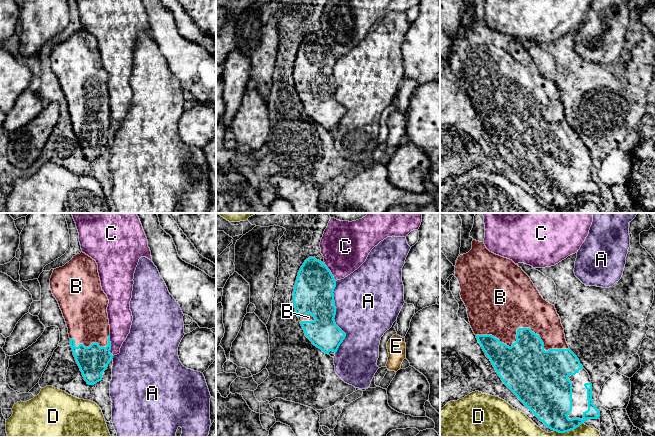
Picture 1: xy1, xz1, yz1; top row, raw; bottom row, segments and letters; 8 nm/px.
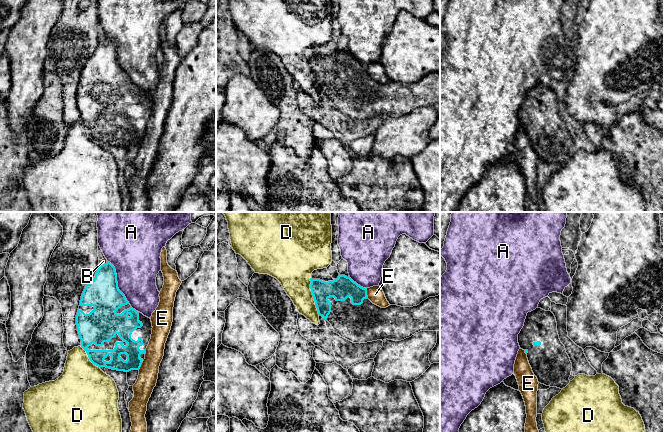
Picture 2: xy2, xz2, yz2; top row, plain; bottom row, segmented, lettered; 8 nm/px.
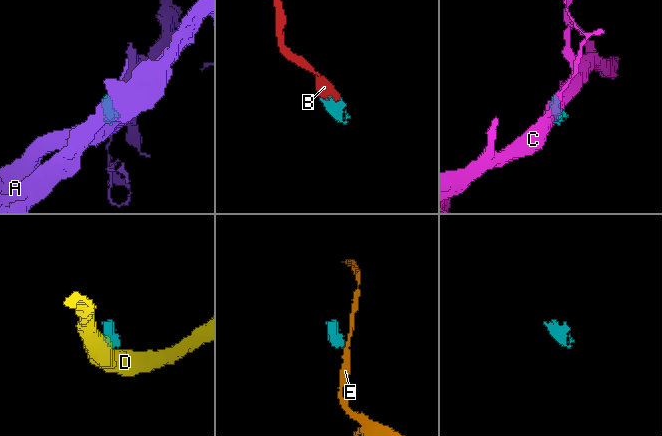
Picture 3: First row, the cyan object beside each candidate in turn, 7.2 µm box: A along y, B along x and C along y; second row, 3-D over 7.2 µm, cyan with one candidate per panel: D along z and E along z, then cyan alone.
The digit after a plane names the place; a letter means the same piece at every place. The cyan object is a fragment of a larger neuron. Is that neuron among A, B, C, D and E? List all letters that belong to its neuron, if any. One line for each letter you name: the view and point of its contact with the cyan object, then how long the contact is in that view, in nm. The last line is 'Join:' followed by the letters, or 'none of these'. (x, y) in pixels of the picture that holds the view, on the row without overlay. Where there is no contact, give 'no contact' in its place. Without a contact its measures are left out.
B: meets cyan in yz1 at (521, 104); contact 750 nm long
Join: B

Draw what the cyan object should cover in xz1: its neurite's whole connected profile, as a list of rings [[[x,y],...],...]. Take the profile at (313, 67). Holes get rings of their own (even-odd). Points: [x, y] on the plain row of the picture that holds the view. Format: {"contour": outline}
{"contour": [[[309,33],[301,42],[293,67],[293,79],[295,89],[299,94],[305,112],[314,122],[321,125],[325,130],[337,128],[346,110],[336,101],[336,83],[334,77],[334,65],[336,56],[324,38],[315,33]]]}

